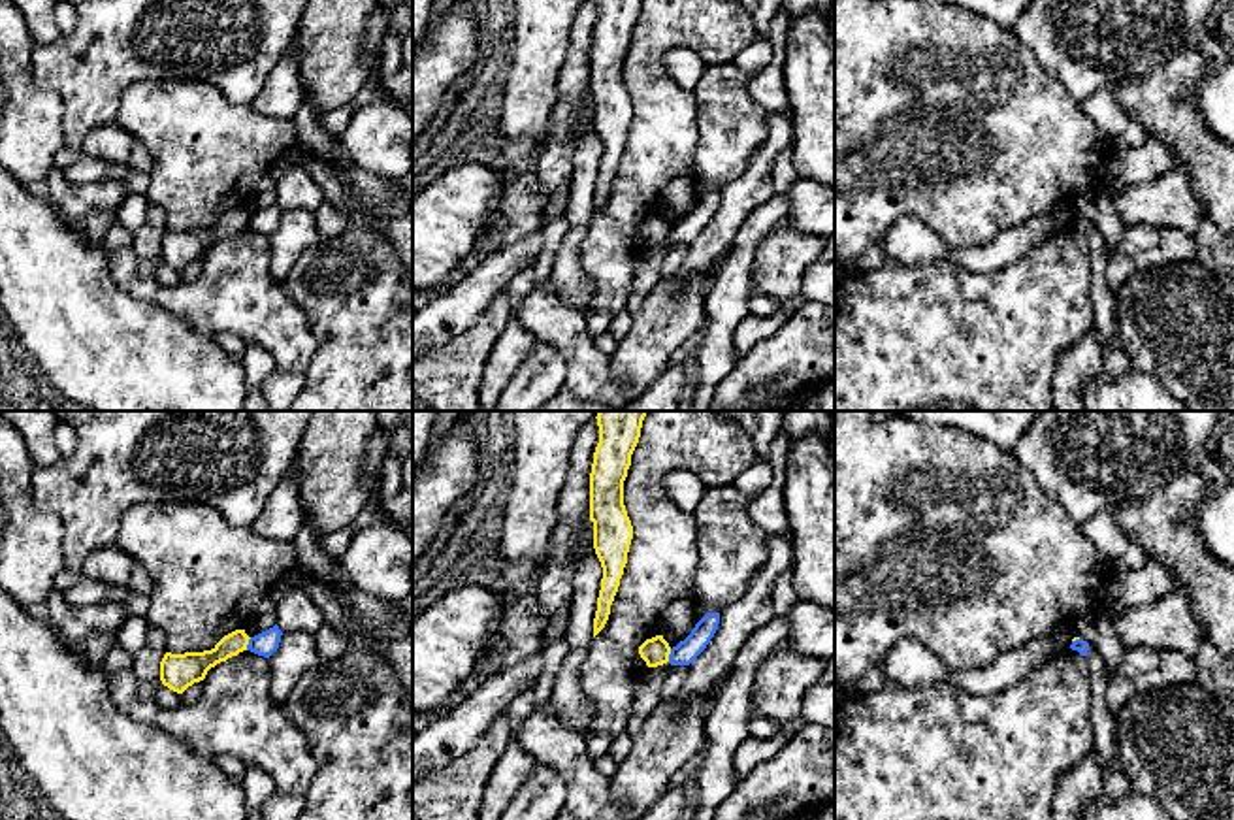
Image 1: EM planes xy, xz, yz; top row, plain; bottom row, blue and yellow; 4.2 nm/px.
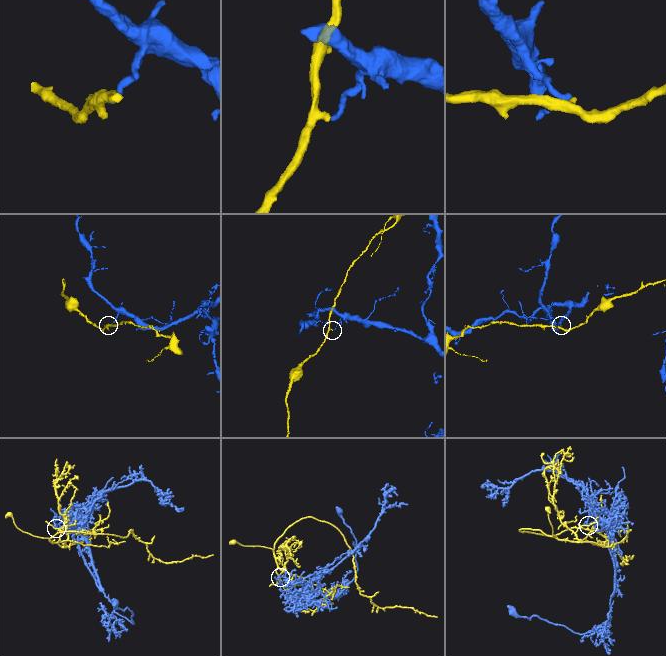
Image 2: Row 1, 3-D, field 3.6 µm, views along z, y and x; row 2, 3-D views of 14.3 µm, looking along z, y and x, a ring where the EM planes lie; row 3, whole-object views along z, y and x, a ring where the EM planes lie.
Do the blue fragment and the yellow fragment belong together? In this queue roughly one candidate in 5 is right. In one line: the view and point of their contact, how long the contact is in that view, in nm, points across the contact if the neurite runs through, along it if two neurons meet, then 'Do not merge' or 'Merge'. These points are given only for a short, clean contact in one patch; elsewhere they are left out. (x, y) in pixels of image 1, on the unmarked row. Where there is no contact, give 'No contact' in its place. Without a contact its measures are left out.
Touches blue at xy (249, 221). Shared border 60 nm. Boundary: xy (251, 215), (245, 227). Do not merge

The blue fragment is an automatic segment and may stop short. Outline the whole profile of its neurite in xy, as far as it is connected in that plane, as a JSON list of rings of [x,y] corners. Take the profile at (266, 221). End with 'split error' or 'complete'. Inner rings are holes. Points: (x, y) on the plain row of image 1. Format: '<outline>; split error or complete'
[[[275,202],[273,205],[251,215],[247,228],[251,228],[258,234],[269,236],[279,226],[281,213],[283,213],[283,209]]]; complete

